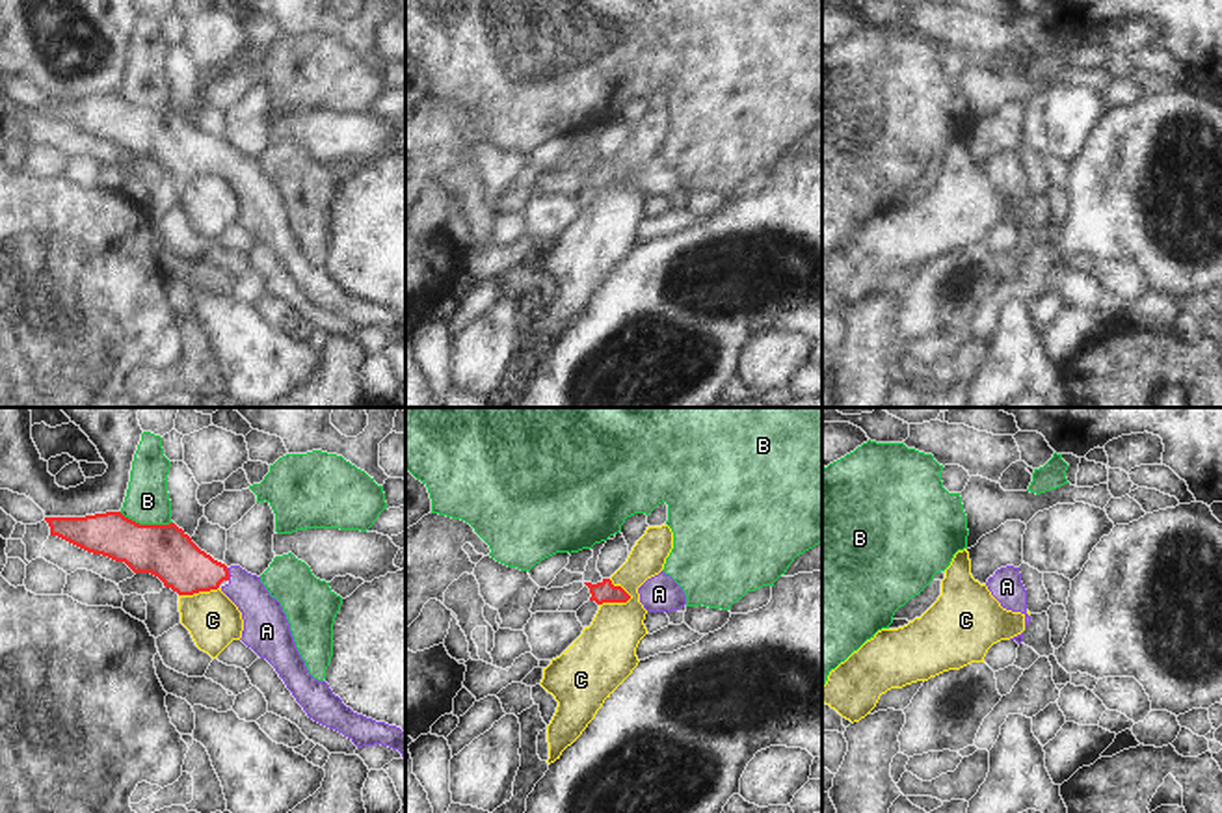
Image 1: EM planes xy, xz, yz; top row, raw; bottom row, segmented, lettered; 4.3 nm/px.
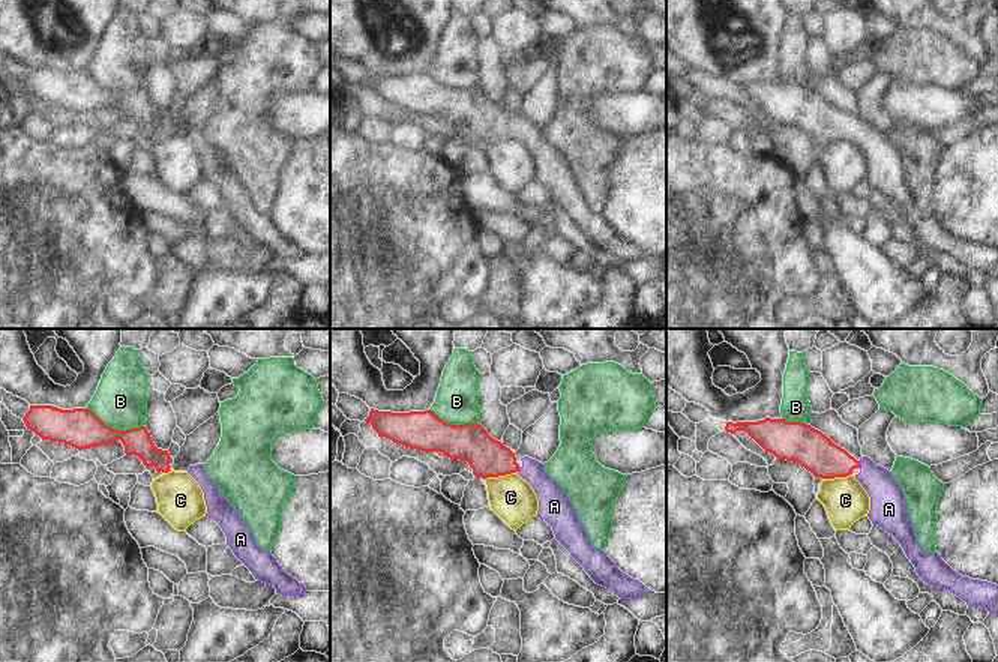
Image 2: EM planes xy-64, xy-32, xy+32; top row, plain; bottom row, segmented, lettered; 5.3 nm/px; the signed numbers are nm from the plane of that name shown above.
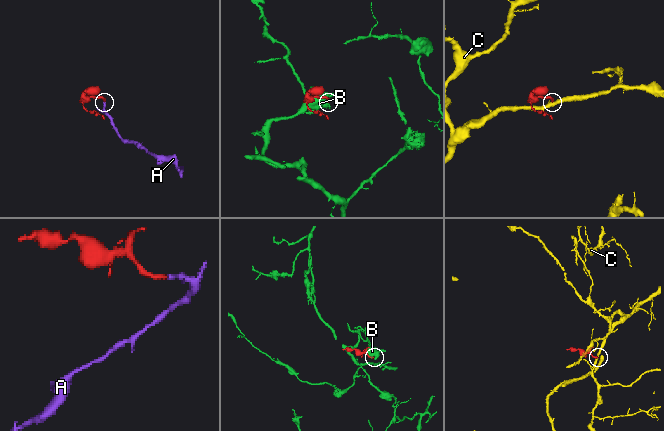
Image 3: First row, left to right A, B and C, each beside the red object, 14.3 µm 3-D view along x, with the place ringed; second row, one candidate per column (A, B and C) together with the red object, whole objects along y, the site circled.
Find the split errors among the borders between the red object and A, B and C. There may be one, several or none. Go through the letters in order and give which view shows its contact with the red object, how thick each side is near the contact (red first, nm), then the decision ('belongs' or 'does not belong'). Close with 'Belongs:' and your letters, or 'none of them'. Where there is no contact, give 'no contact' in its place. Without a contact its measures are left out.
A: contact in xy; calibres 220 and 180 nm; belongs
B: contact in xy; calibres 220 and 190 nm; does not belong
C: contact in xz; calibres 100 and 280 nm; does not belong
Belongs: A

